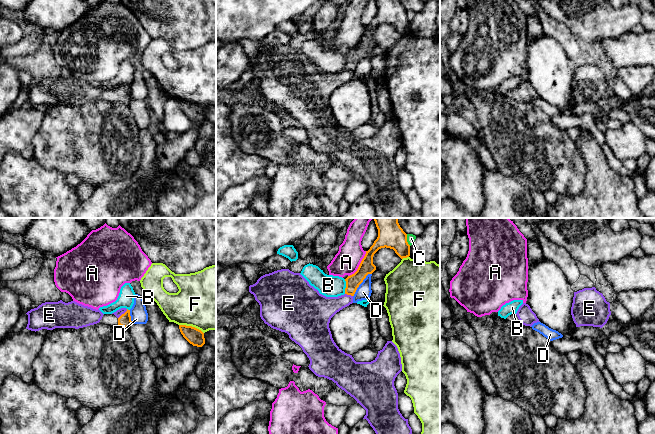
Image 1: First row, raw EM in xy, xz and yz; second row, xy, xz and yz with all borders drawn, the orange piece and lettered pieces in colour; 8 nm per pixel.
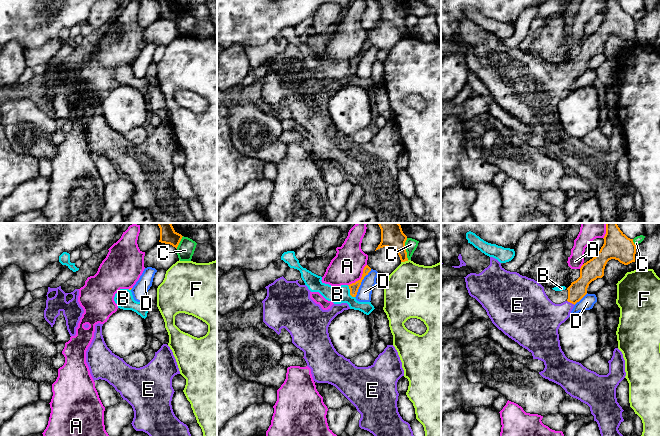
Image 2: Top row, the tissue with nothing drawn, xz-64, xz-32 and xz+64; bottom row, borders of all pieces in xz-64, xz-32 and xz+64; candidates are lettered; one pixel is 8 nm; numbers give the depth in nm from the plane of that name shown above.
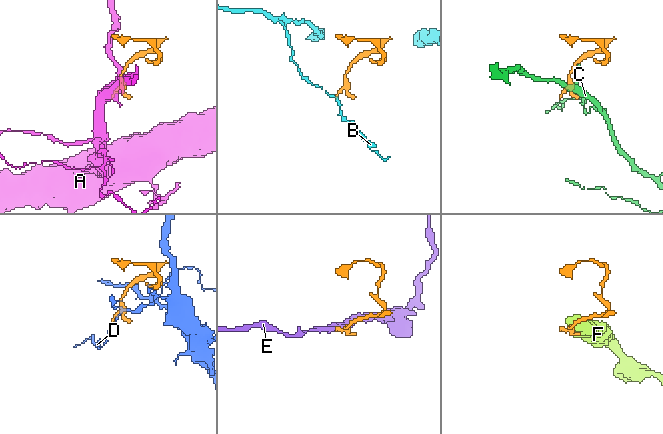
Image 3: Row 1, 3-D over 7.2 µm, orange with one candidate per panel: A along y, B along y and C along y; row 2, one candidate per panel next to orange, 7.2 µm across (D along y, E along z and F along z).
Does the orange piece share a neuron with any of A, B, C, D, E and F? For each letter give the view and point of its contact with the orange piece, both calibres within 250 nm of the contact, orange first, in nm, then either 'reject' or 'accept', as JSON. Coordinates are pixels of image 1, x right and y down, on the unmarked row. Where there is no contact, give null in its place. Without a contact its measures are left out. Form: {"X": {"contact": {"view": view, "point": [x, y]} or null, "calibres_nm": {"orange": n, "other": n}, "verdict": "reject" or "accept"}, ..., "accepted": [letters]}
{"A": {"contact": {"view": "xz", "point": [359, 41]}, "calibres_nm": {"orange": 120, "other": 200}, "verdict": "reject"}, "B": {"contact": {"view": "xz", "point": [346, 62]}, "calibres_nm": {"orange": 120, "other": 180}, "verdict": "reject"}, "C": {"contact": {"view": "xz", "point": [406, 16]}, "calibres_nm": {"orange": 200, "other": 70}, "verdict": "reject"}, "D": {"contact": {"view": "xz", "point": [360, 59]}, "calibres_nm": {"orange": 120, "other": 120}, "verdict": "reject"}, "E": {"contact": {"view": "xy", "point": [122, 90]}, "calibres_nm": {"orange": 100, "other": 60}, "verdict": "accept"}, "F": {"contact": {"view": "xy", "point": [191, 102]}, "calibres_nm": {"orange": 140, "other": 480}, "verdict": "reject"}, "accepted": ["E"]}

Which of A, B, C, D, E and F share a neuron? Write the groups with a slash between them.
A / B / C / D / E / F

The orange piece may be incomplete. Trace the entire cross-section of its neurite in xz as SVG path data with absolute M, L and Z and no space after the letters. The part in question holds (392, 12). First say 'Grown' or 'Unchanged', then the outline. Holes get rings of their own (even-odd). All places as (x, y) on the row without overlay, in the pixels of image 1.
Grown. M376 0L378 13L362 35L357 47L348 52L345 70L338 73L326 73L300 50L289 45L281 45L261 52L257 58L249 62L249 68L254 71L260 81L260 93L265 100L273 105L285 108L289 114L298 120L310 136L309 145L318 153L332 156L339 164L353 173L365 186L366 195L376 209L377 218L408 218L412 205L398 185L398 169L394 162L397 151L402 147L401 133L397 122L392 117L387 117L382 126L378 127L377 133L371 138L356 138L352 131L342 127L334 118L329 104L331 94L343 84L353 79L353 72L368 50L376 46L373 40L374 30L381 24L390 24L401 34L410 32L410 21L407 18L407 10L399 0Z

